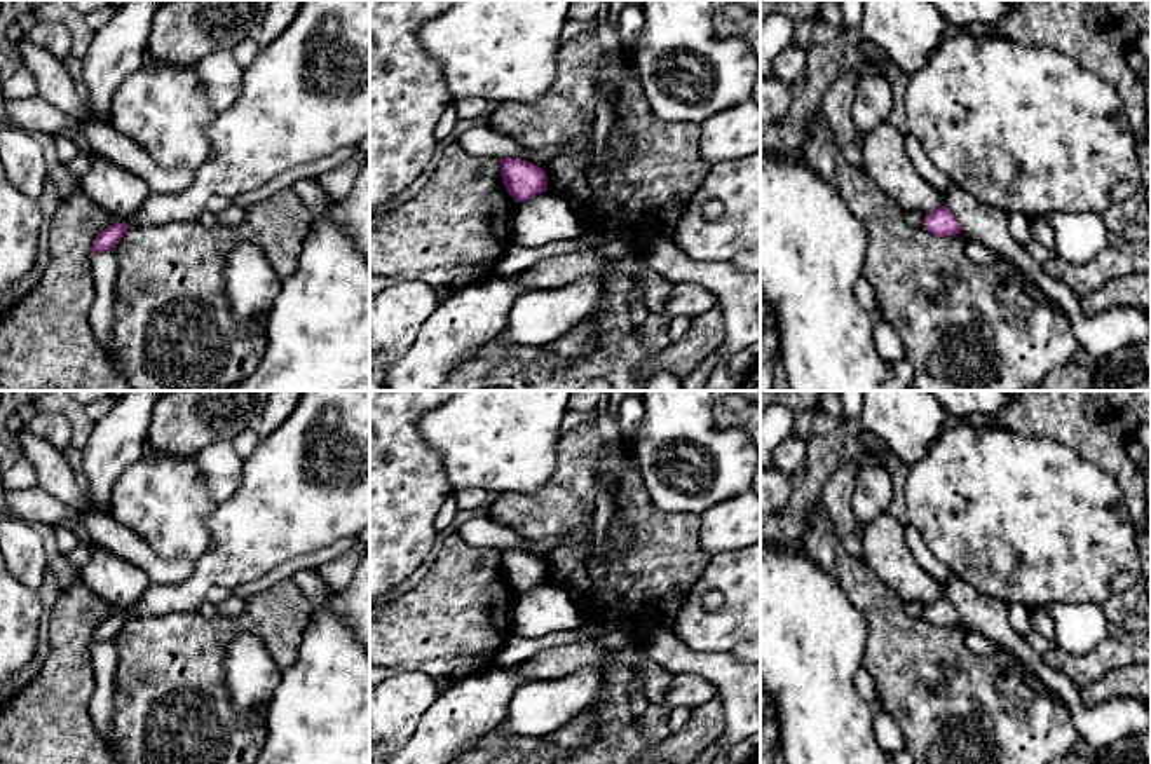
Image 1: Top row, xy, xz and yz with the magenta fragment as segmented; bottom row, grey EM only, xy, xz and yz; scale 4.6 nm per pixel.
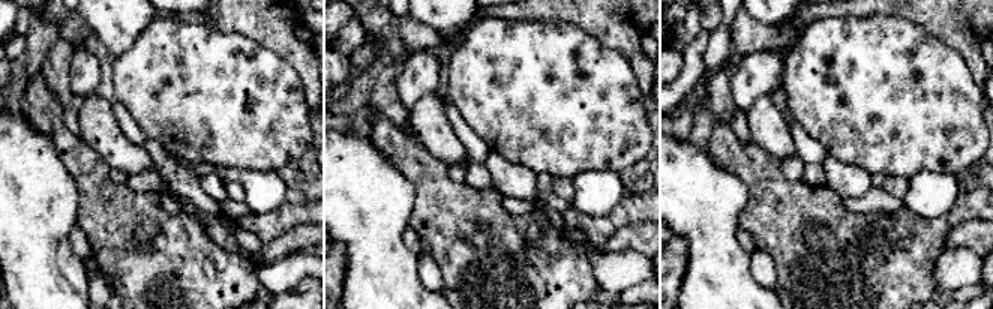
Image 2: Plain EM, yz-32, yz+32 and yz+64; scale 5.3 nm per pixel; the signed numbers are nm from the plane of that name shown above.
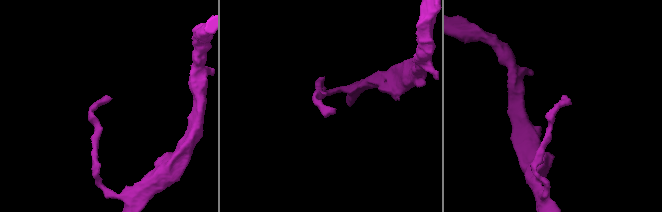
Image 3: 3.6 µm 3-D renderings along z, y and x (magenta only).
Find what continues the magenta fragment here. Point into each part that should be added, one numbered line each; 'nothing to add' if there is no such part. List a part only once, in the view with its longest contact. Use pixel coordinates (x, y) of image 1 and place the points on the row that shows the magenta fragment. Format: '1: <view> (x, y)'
nothing to add

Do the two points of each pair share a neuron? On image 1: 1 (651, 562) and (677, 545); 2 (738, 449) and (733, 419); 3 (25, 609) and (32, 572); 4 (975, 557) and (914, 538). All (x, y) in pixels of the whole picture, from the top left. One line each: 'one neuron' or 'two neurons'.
1: one neuron
2: two neurons
3: two neurons
4: two neurons

